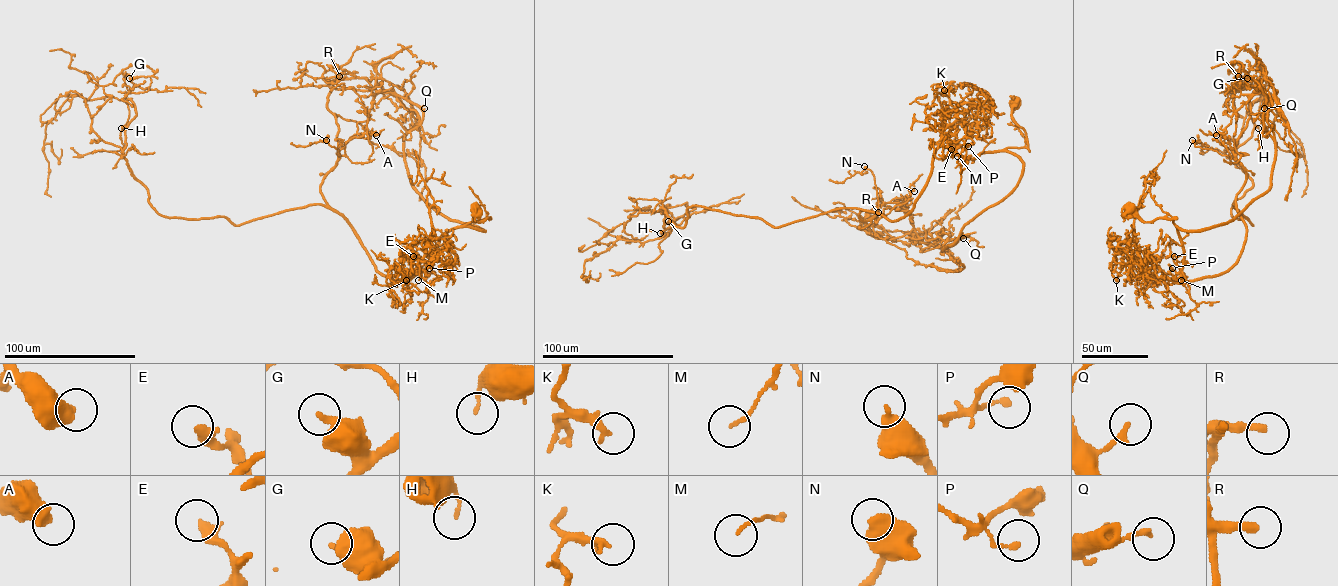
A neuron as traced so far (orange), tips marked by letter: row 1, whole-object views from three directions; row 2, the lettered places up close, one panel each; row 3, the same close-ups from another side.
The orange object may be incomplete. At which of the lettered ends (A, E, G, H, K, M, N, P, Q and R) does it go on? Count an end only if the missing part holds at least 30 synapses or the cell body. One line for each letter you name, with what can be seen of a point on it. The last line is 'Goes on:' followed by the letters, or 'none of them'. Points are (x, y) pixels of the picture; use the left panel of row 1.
R: (339, 76)
Goes on: R

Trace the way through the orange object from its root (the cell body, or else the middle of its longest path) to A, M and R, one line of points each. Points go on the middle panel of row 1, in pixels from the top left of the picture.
A: (1015, 107), (1027, 147), (1004, 150), (1022, 175), (942, 249), (961, 238), (919, 236), (905, 202), (914, 191)
M: (1015, 107), (1011, 118), (1024, 131), (1027, 147), (984, 151), (974, 158), (957, 156)
R: (1015, 107), (1027, 147), (1004, 150), (1022, 175), (952, 245), (914, 228), (876, 238), (865, 216), (878, 212)

